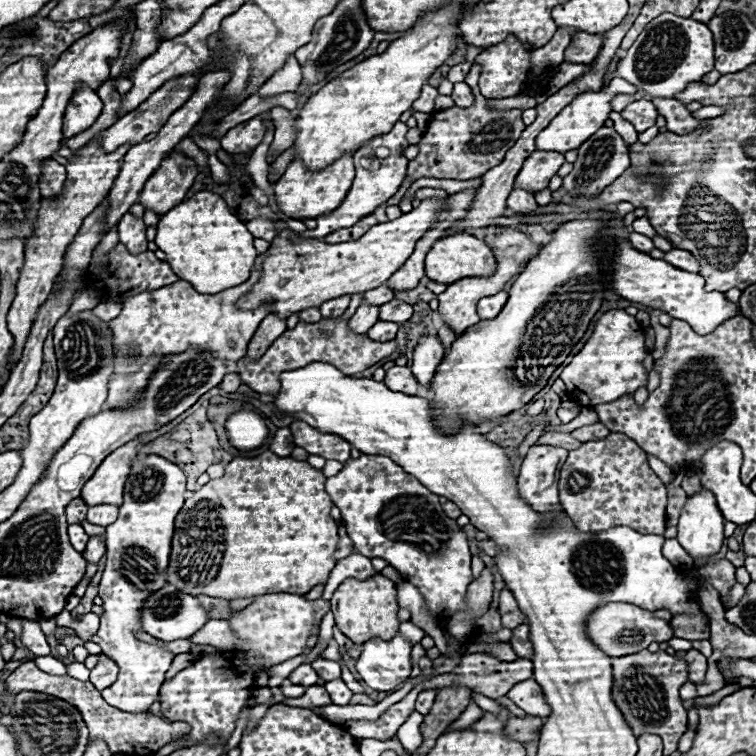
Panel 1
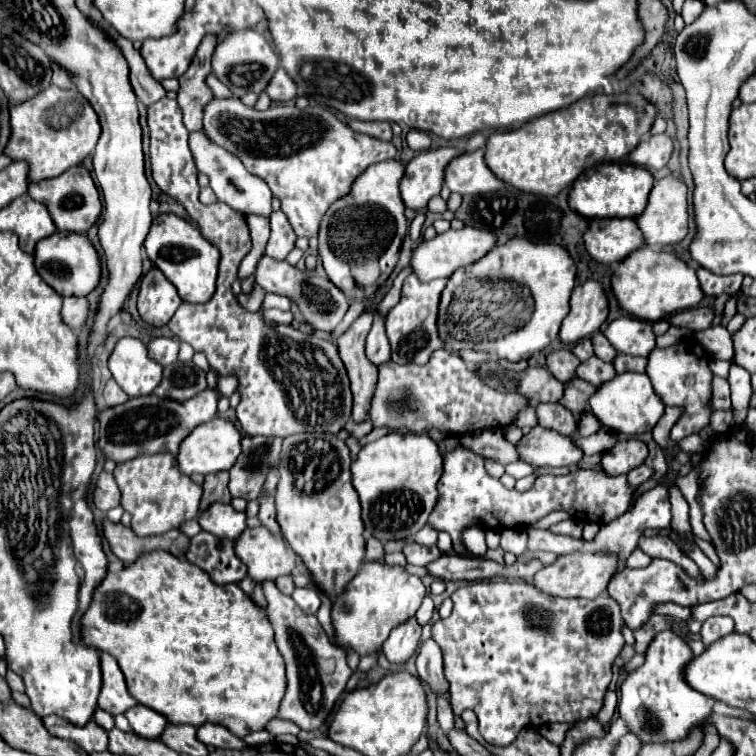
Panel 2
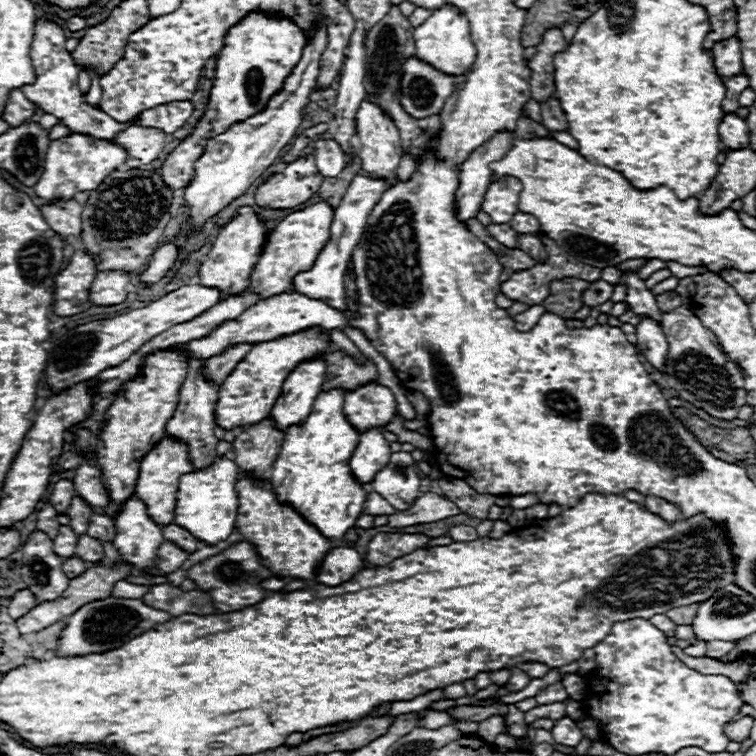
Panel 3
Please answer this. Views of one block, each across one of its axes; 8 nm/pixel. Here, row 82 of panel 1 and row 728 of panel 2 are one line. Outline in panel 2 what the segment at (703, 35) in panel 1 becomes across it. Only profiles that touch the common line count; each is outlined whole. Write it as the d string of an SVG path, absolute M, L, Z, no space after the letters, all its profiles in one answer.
M662 630L654 636L646 650L644 664L628 672L620 686L620 718L630 726L630 732L644 738L644 742L674 742L684 738L692 726L700 726L712 714L714 698L692 690L684 682L684 666L694 658L688 644L672 630Z

